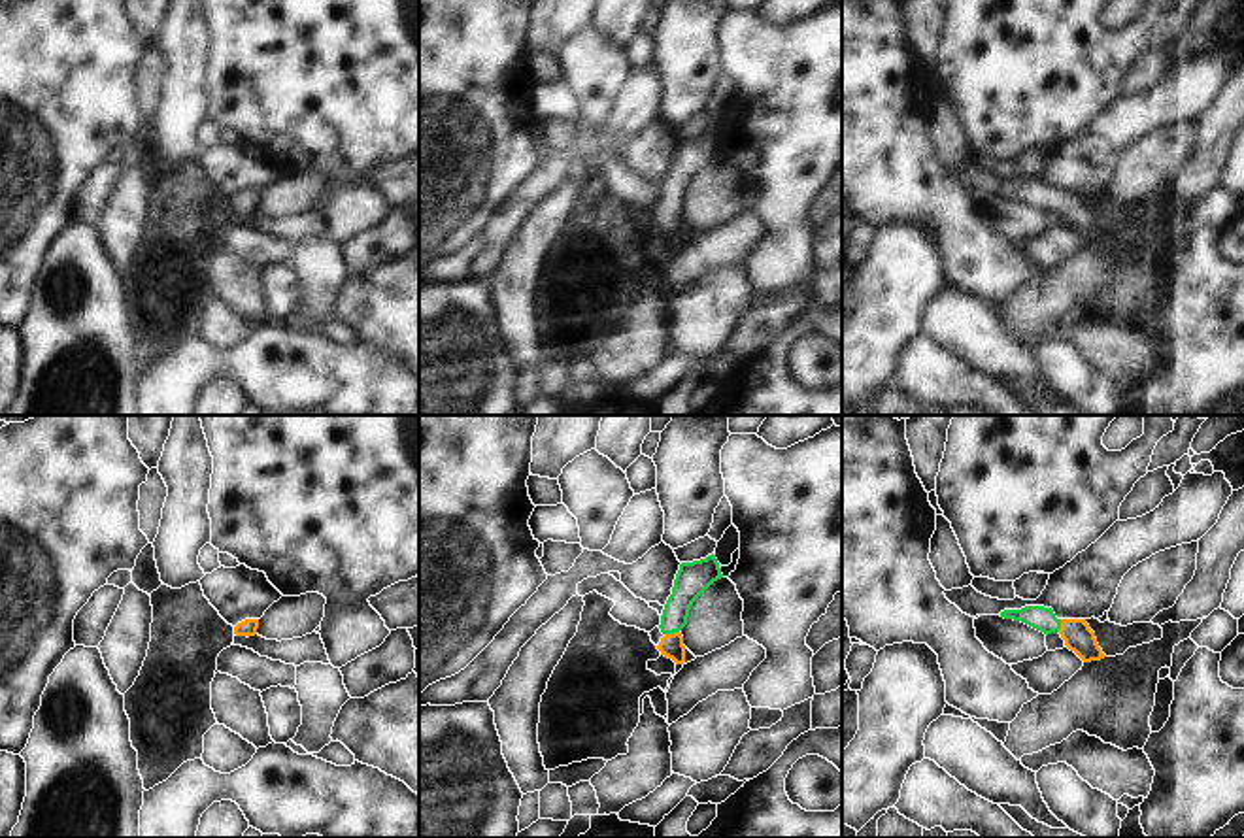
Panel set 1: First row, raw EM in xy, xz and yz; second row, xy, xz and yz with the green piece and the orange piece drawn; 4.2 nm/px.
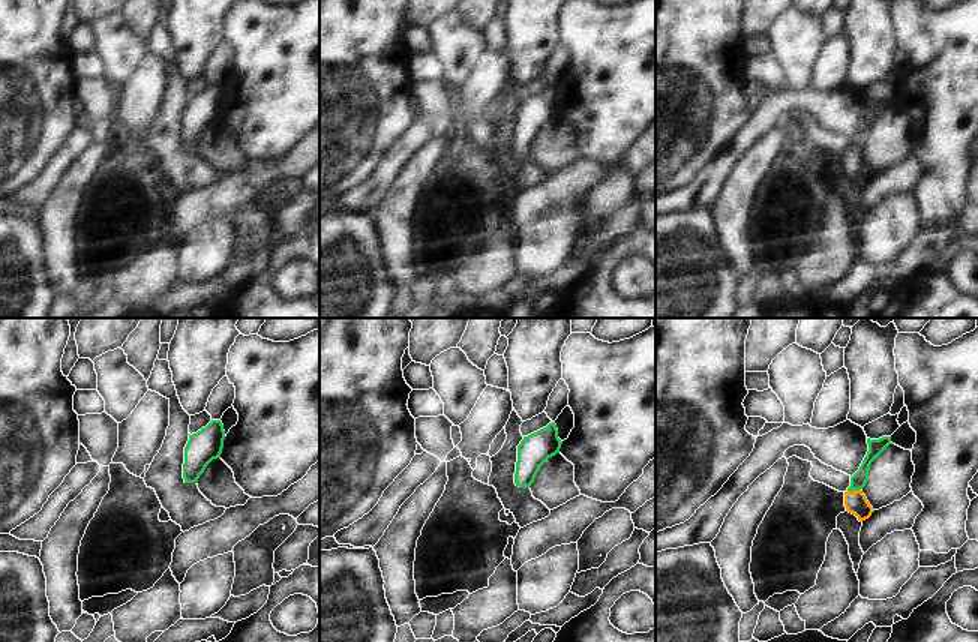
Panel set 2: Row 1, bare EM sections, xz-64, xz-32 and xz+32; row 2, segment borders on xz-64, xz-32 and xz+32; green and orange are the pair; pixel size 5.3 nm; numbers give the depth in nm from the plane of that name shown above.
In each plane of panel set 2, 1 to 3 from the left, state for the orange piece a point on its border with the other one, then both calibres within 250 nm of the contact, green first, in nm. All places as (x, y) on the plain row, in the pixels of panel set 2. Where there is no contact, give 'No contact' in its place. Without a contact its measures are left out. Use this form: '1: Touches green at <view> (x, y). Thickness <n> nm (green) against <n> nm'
1: No contact
2: No contact
3: Touches green at xz+32 (854, 153). Thickness 90 nm (green) against 120 nm.

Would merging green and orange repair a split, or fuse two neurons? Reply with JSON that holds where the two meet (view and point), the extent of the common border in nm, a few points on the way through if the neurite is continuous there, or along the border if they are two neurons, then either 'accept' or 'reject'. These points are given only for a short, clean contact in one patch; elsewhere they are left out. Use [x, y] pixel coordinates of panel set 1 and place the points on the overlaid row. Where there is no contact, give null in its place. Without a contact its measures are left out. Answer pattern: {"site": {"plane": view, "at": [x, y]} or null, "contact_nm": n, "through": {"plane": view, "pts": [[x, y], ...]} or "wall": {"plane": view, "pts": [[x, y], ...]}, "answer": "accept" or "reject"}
{"site": {"plane": "xz", "at": [671, 633]}, "contact_nm": 70, "through": {"plane": "xz", "pts": [[691, 580], [676, 608], [671, 633], [671, 646]]}, "answer": "accept"}

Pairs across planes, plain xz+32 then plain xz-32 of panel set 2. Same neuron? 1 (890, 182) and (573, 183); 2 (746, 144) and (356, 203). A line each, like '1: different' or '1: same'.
1: same
2: same

